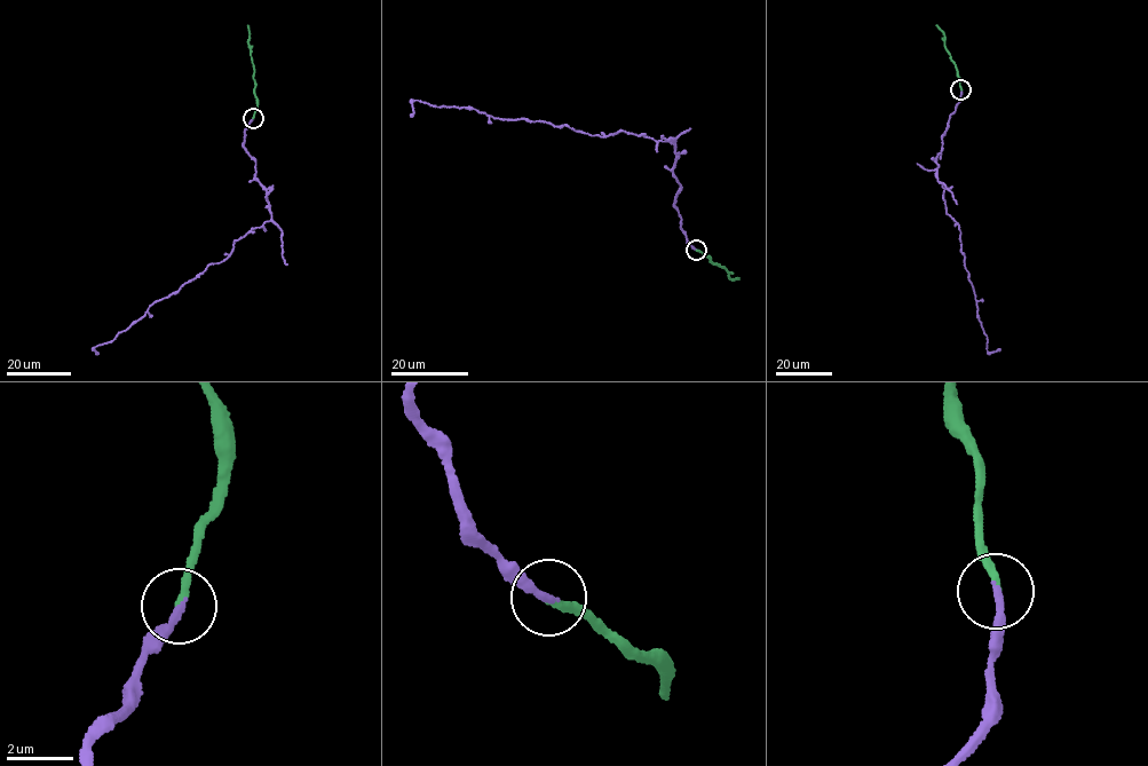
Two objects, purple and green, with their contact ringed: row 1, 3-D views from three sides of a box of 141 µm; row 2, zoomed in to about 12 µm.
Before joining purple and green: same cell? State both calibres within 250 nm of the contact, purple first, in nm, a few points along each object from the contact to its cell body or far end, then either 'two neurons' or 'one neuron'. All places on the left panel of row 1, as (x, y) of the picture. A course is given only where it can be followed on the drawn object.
260 nm thick on the purple side, 240 nm on the other; purple runs (253, 118), (244, 149), (271, 218), (95, 353); green runs (253, 118), (256, 96), (247, 25); one neuron

